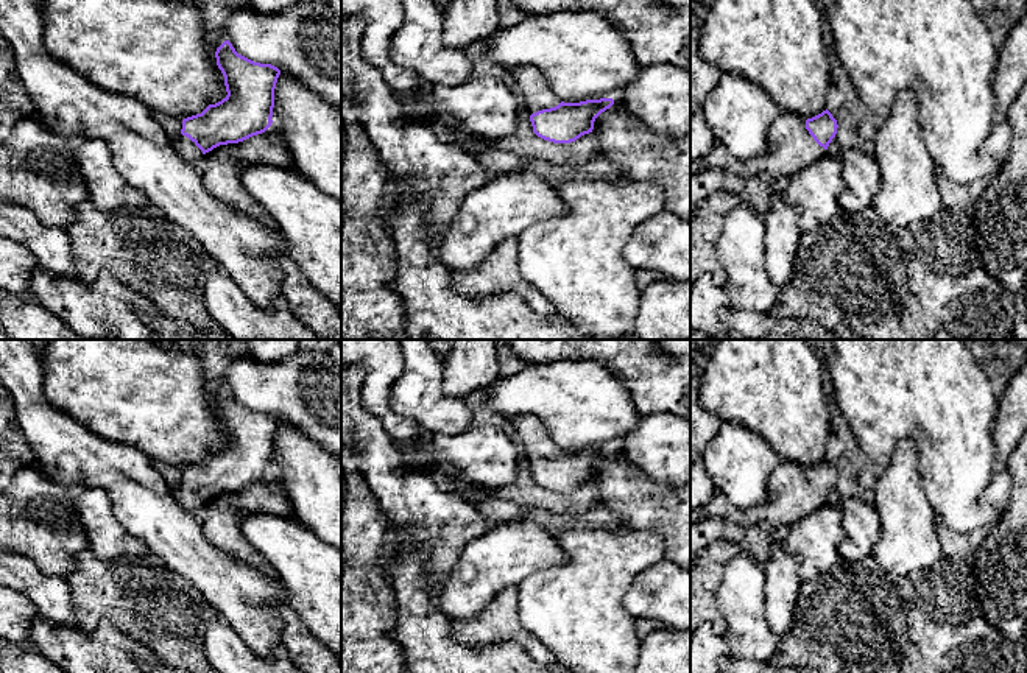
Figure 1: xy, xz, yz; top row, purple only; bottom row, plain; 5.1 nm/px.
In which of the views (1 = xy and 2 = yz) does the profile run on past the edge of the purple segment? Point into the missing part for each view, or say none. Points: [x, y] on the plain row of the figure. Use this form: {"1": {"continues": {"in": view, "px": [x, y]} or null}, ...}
{"1": {"continues": {"in": "xy", "px": [186, 497]}}, "2": {"continues": {"in": "yz", "px": [792, 497]}}}

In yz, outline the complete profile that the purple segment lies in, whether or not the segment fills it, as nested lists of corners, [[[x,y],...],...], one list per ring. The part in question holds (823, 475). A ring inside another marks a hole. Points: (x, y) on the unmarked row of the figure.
[[[828,458],[807,469],[790,460],[782,460],[768,478],[770,499],[765,503],[737,509],[717,491],[711,502],[700,509],[700,514],[740,527],[767,522],[784,541],[795,522],[826,503],[837,477],[837,469]]]

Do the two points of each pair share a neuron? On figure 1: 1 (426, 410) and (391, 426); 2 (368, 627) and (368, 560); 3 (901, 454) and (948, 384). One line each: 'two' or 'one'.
1: two
2: one
3: two

